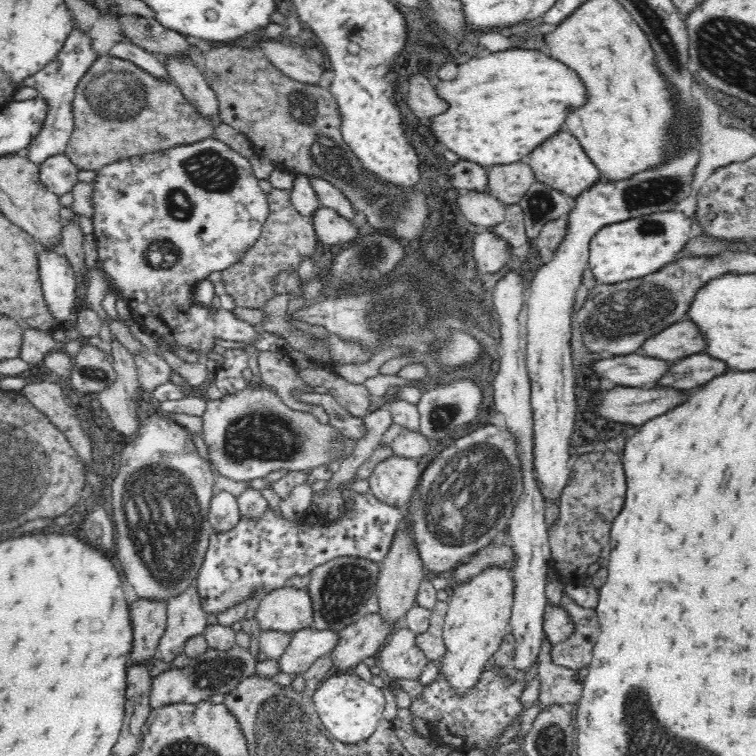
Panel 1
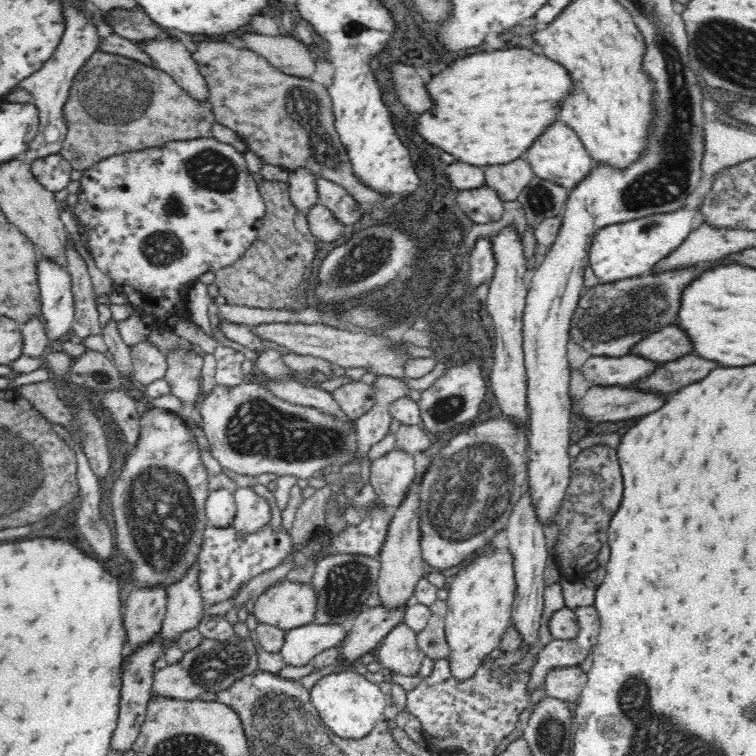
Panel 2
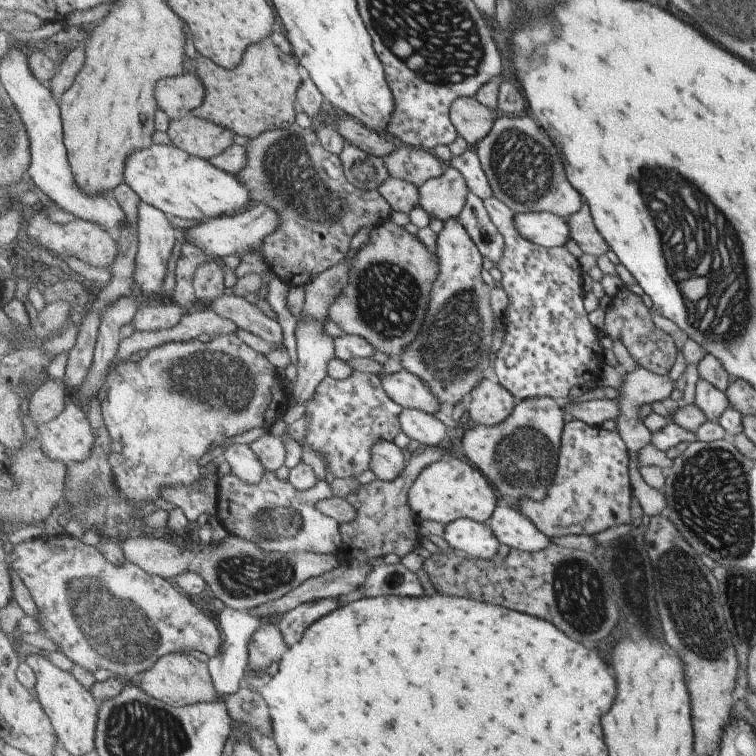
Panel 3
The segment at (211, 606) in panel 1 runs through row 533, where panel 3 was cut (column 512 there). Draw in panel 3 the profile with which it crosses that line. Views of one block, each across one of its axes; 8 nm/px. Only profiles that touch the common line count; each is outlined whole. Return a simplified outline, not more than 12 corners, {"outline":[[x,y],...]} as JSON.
{"outline":[[486,199],[510,299],[494,370],[517,402],[601,379],[567,248],[524,240]]}

